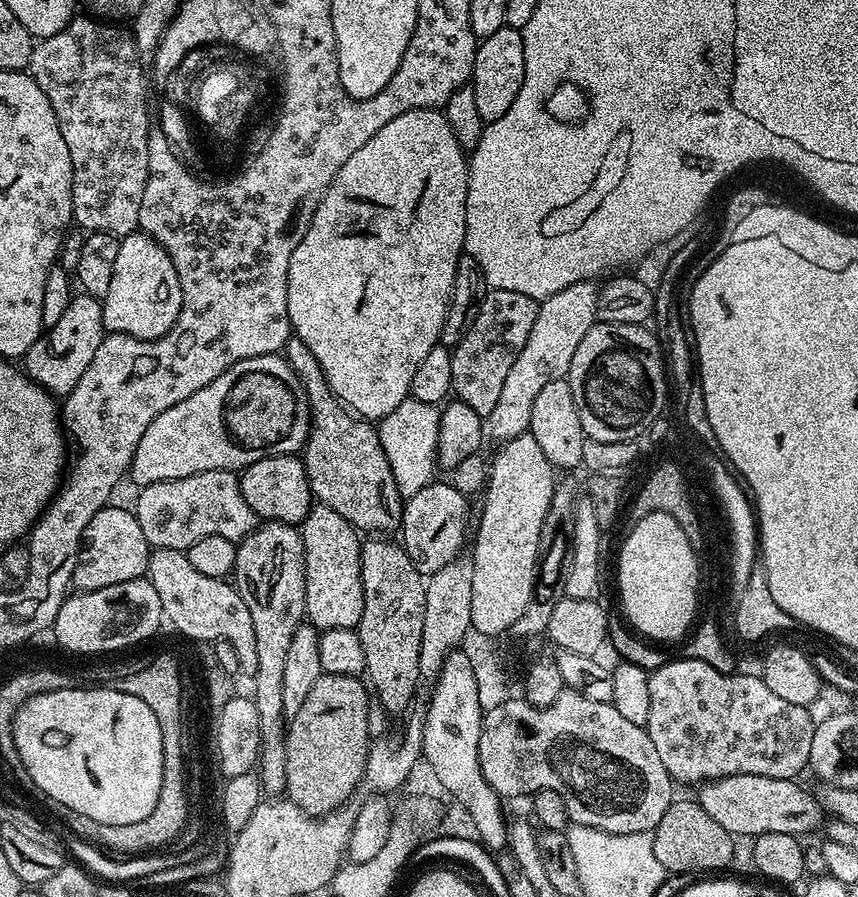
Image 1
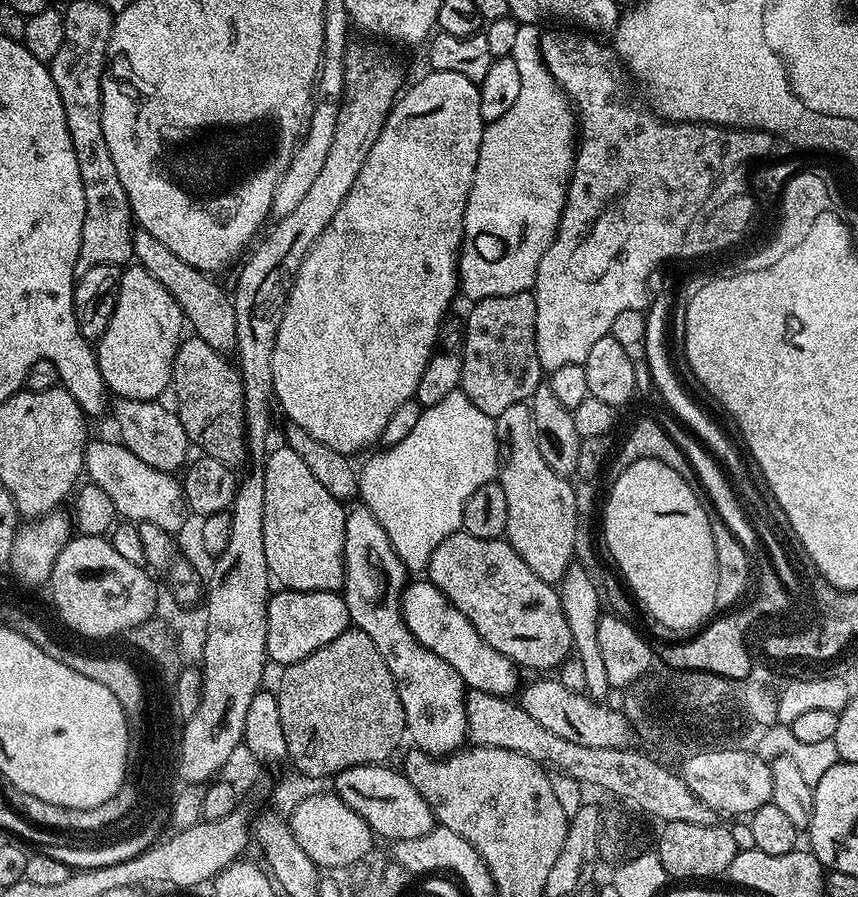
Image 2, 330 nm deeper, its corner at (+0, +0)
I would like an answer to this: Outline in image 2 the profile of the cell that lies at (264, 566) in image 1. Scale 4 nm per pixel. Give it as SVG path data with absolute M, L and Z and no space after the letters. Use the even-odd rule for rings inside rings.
M195 334L189 335L189 340L188 337L181 339L172 363L170 392L176 395L176 417L182 422L189 441L195 447L197 444L203 455L218 458L229 466L237 466L246 460L248 442L244 434L244 384L240 380L237 365L225 353L214 350L214 346L206 346L206 342L202 342L202 338Z

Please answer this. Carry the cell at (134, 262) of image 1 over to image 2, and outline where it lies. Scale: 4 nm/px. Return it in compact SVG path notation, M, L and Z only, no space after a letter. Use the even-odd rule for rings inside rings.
M128 266L120 273L118 302L110 326L100 335L94 351L104 385L113 397L126 400L156 400L169 391L172 363L186 321L179 302L144 268Z

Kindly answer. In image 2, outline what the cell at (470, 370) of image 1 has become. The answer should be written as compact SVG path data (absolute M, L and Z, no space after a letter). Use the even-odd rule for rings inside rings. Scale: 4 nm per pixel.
M531 291L502 294L475 301L471 307L468 320L463 321L464 357L459 391L464 392L482 414L495 418L510 406L531 401L537 388L541 387L542 369L536 349L536 298Z

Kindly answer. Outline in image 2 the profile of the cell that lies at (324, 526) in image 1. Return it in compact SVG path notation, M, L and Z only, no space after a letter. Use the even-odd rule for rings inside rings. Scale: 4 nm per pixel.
M286 446L267 453L264 470L264 513L262 514L262 546L266 550L266 566L271 579L290 592L340 592L344 587L344 535L346 508L334 499L330 490L310 474L306 462Z

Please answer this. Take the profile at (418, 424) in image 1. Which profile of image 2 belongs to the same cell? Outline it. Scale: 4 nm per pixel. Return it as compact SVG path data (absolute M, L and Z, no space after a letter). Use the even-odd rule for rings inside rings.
M457 390L446 394L442 402L423 409L414 430L410 430L402 442L387 445L380 451L384 452L370 457L364 469L359 469L359 499L364 499L361 500L363 507L370 509L382 530L386 530L386 538L390 538L390 546L405 569L409 573L416 572L412 574L423 573L428 567L430 554L438 550L443 540L461 531L466 498L470 498L478 486L491 484L497 479L502 452L496 438L496 421L482 414L464 392Z

